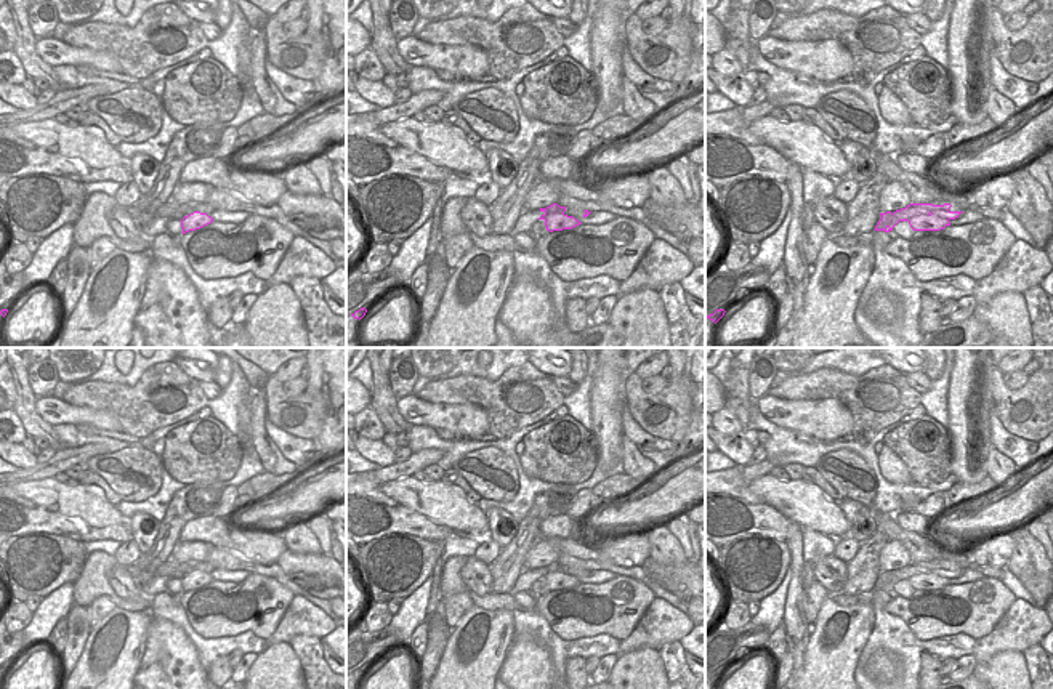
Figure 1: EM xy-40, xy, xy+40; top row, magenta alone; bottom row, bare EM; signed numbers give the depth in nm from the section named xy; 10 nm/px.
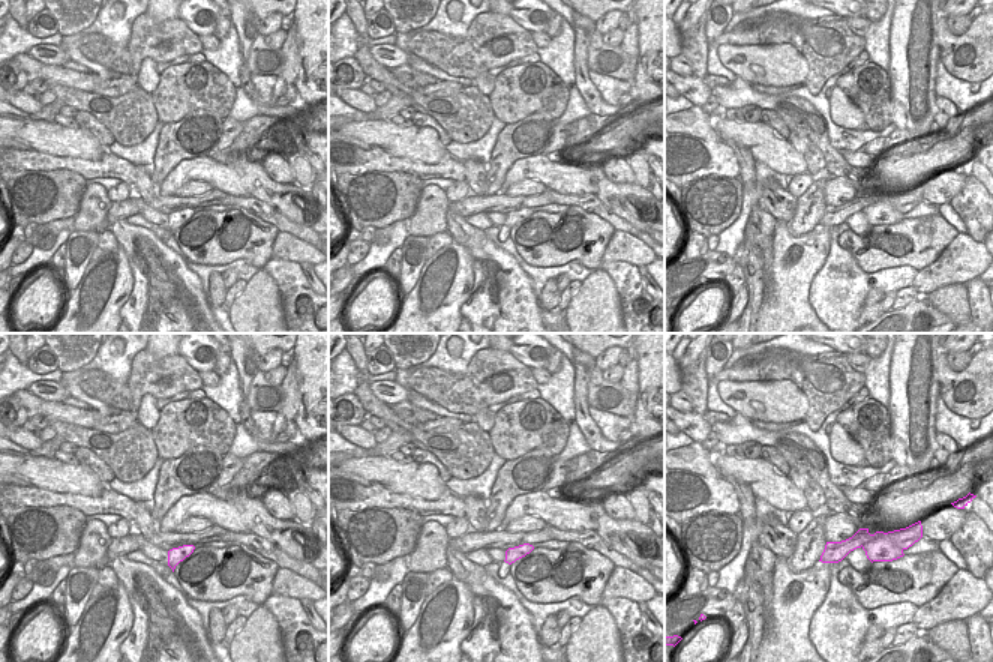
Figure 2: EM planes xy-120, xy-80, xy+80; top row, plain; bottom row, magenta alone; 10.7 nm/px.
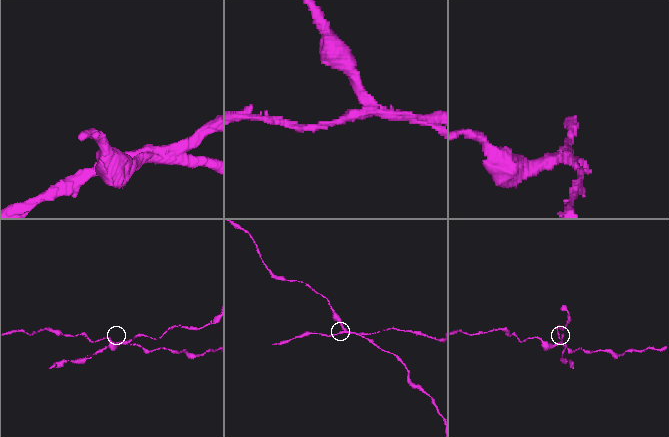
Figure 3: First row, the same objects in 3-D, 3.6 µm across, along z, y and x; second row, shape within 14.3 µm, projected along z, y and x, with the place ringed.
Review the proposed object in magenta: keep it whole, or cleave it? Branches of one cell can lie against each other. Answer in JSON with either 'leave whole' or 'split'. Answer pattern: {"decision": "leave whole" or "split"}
{"decision": "split"}

